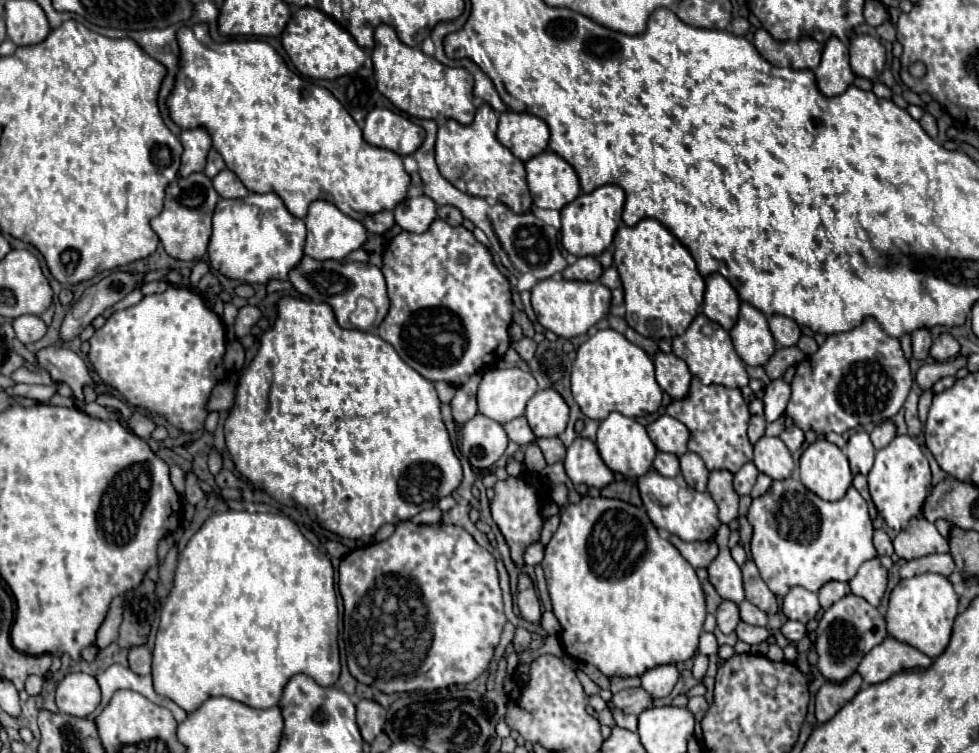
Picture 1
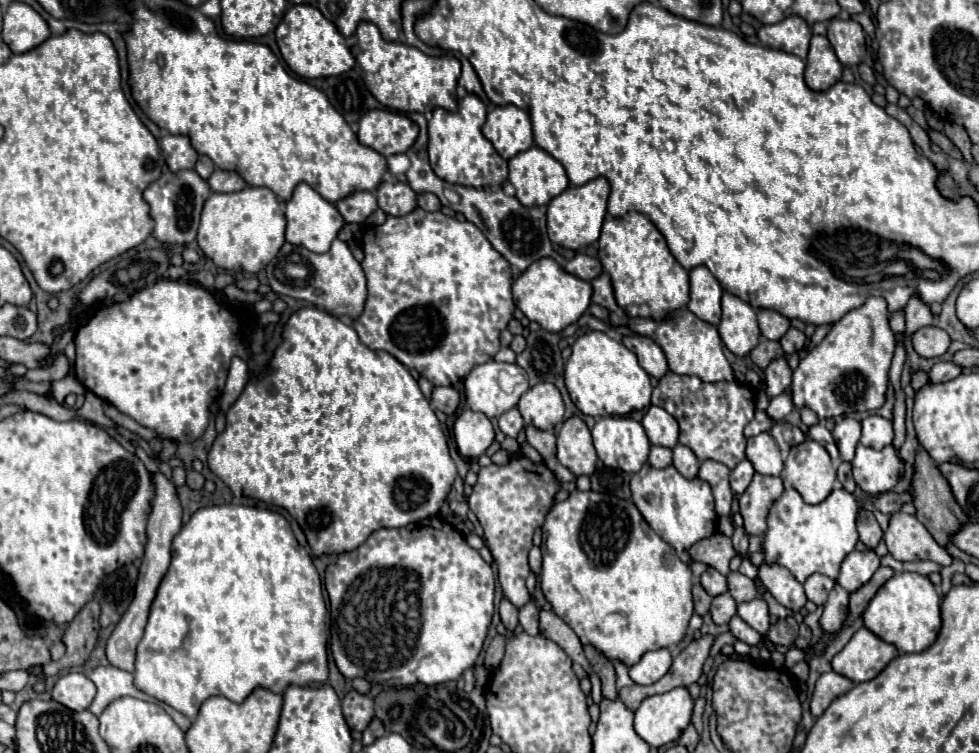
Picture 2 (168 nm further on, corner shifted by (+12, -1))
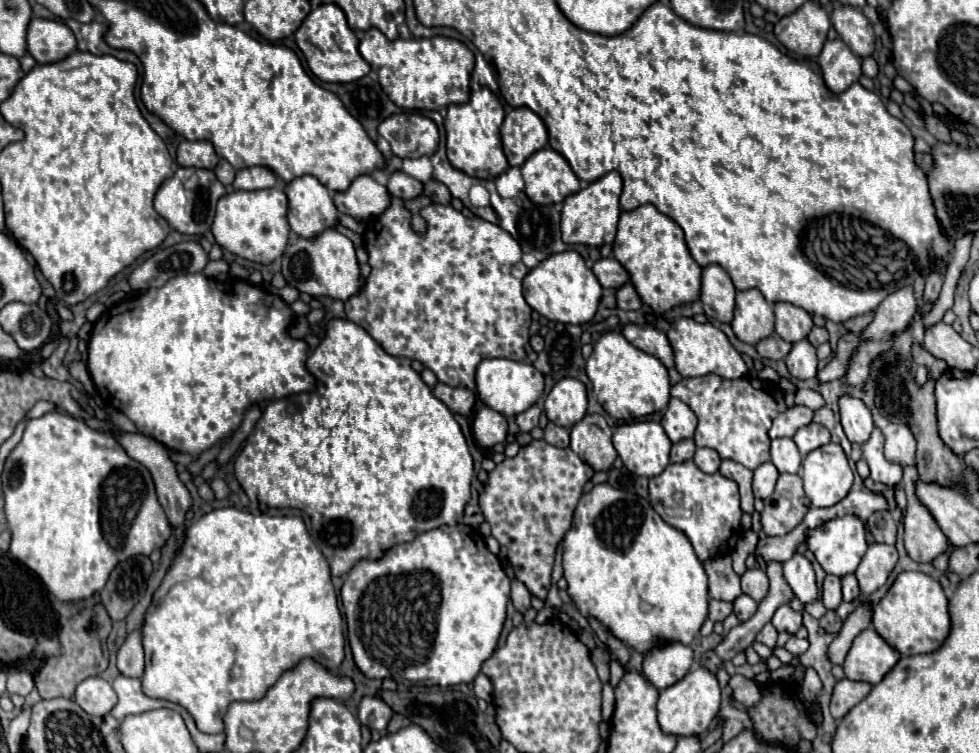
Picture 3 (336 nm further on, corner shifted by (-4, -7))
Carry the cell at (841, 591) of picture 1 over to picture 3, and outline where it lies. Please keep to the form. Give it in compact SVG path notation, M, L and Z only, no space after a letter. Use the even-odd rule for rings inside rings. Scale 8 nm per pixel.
M826 576L822 584L822 602L826 610L836 610L842 602L842 590L840 590L840 578L836 576Z

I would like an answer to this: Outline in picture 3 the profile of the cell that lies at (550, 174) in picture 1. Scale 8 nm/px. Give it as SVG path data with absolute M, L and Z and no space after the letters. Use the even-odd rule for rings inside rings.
M552 148L532 154L520 170L526 184L526 196L534 204L558 204L564 202L568 194L580 190L580 180L568 166L568 160Z

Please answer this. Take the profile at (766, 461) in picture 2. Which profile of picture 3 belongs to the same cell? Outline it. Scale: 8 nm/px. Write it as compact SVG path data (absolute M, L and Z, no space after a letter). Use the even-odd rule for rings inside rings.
M776 438L770 446L770 460L780 474L796 474L802 464L802 456L792 438Z

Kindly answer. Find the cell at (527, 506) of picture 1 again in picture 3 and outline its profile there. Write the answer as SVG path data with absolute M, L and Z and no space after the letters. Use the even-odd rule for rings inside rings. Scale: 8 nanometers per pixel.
M532 440L532 444L520 448L516 458L506 458L488 474L488 482L484 484L484 492L480 494L482 514L492 526L492 536L508 548L508 560L514 568L516 578L530 590L532 596L540 600L546 598L550 588L556 546L572 524L574 508L582 496L584 484L592 478L592 474L592 468L580 462L580 458L570 448L556 448L546 444L544 440Z

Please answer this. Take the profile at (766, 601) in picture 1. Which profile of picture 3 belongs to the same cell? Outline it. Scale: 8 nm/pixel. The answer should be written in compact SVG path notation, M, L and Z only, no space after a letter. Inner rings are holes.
M754 568L754 570L746 570L742 576L742 592L748 594L754 602L762 602L768 594L768 576Z

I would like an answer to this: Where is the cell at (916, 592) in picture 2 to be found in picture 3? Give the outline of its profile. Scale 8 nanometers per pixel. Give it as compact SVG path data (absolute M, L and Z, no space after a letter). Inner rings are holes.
M902 572L872 610L874 630L902 656L936 652L950 634L948 598L942 586L922 572Z

